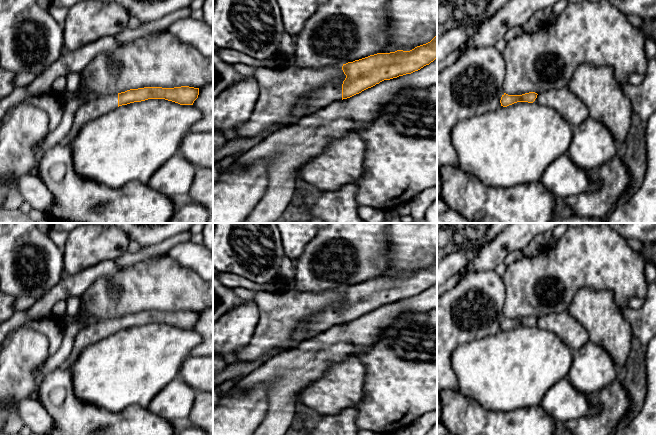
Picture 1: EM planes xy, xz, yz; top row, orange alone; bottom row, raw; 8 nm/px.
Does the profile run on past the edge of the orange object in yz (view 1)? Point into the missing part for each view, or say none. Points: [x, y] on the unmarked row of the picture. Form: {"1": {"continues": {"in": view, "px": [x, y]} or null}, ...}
{"1": {"continues": null}}

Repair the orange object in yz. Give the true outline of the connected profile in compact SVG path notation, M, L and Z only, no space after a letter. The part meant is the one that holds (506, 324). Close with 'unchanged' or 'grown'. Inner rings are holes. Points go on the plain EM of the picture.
M529 316L522 319L508 319L504 317L501 321L500 327L503 331L507 331L517 326L533 327L537 322L537 319L538 318L535 316Z; unchanged

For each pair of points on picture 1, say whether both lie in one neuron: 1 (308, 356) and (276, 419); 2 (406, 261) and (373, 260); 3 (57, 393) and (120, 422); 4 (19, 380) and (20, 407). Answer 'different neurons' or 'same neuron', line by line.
1: same neuron
2: different neurons
3: same neuron
4: different neurons

